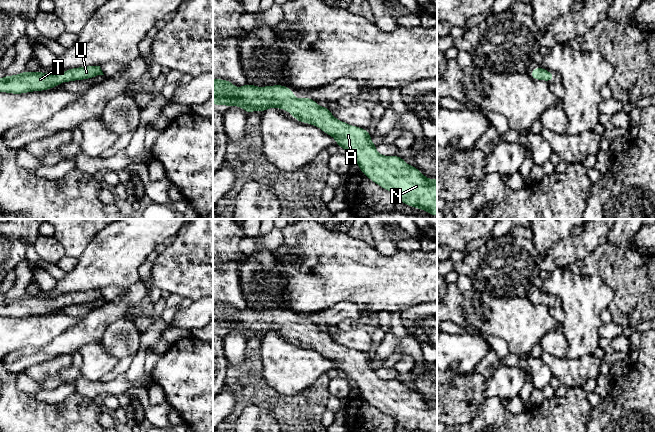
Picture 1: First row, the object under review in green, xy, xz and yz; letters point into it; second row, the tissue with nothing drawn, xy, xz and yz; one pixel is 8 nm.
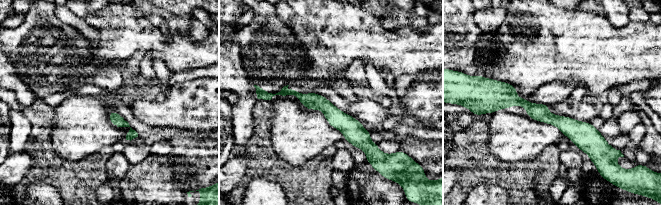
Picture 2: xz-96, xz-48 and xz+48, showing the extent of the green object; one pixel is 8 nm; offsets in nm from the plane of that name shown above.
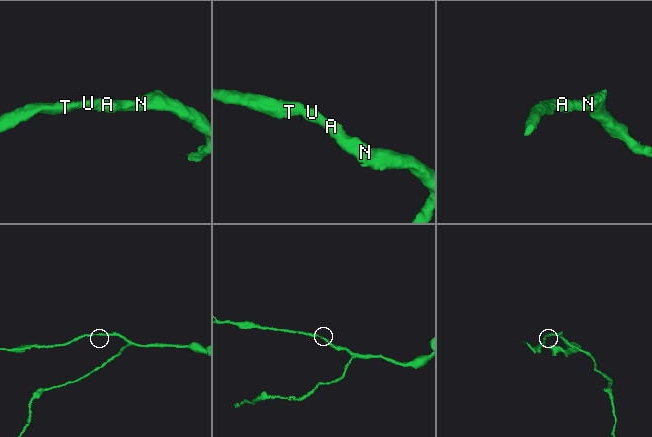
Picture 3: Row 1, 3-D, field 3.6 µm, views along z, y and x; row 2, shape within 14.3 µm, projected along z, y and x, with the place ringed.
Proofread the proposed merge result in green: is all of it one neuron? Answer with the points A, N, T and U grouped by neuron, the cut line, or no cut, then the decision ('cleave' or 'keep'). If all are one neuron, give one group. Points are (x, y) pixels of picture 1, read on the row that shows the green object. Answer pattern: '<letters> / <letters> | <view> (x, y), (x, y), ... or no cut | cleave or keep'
A N T U | no cut | keep

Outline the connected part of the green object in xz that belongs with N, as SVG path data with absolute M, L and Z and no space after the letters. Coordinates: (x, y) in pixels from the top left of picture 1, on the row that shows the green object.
M213 79L213 104L228 107L239 106L245 110L247 115L252 111L263 113L268 108L285 109L297 121L314 125L332 136L336 140L336 145L341 146L349 158L353 157L356 160L362 173L384 190L394 193L397 200L437 216L437 178L426 178L418 168L410 166L398 155L379 154L376 145L371 141L370 131L336 119L328 107L319 106L312 98L295 99L294 91L284 85L258 87L246 83L240 88L235 88L231 81Z

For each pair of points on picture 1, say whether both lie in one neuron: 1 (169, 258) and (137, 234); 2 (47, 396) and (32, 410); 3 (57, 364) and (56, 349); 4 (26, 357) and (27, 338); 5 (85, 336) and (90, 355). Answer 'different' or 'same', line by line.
1: different
2: different
3: different
4: different
5: different

